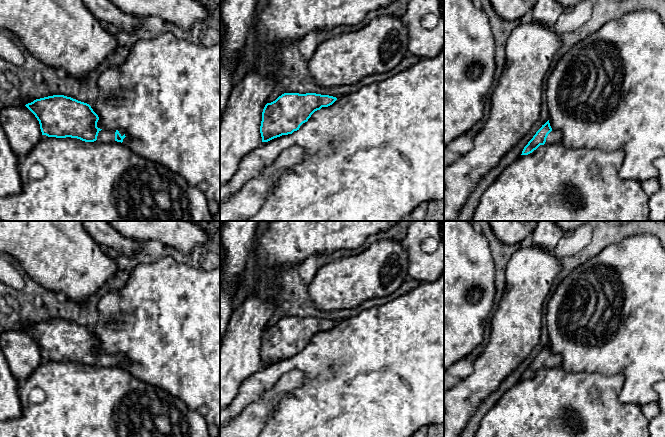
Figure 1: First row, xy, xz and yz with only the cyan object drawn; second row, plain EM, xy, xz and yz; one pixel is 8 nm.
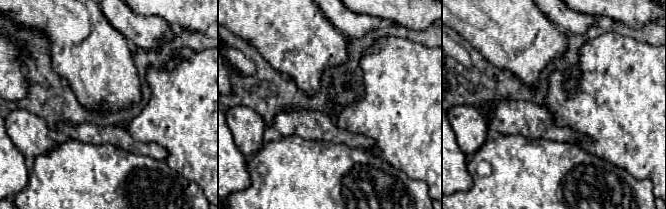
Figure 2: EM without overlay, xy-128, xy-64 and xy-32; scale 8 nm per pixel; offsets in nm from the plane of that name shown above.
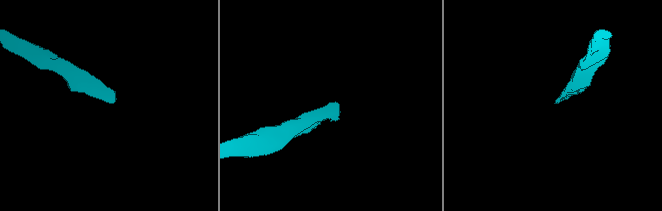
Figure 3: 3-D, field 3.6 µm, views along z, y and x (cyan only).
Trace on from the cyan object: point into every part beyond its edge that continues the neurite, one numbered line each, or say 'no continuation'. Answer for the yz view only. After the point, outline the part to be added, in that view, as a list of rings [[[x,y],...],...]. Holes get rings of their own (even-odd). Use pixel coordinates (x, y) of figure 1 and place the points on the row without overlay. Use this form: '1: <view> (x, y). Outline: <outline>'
1: yz (555, 360). Outline: [[[552,354],[547,362],[546,362],[546,369],[556,368],[562,366],[562,356],[559,354]]]

